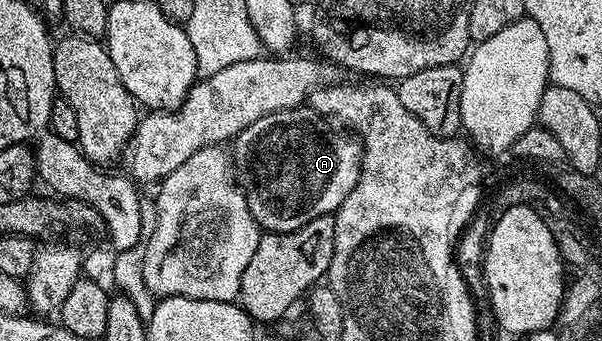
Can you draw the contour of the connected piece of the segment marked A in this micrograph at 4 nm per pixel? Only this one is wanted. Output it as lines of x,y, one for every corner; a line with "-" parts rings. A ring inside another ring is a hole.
305,109
280,110
278,114
255,120
255,124
243,128
243,132
239,132
231,142
231,158
236,169
237,166
241,169
242,176
249,178
253,170
257,170
257,178
243,182
245,199
257,225
270,234
298,230
311,220
332,215
340,208
347,192
355,188
361,175
363,147
360,141
352,133
332,130
315,111

